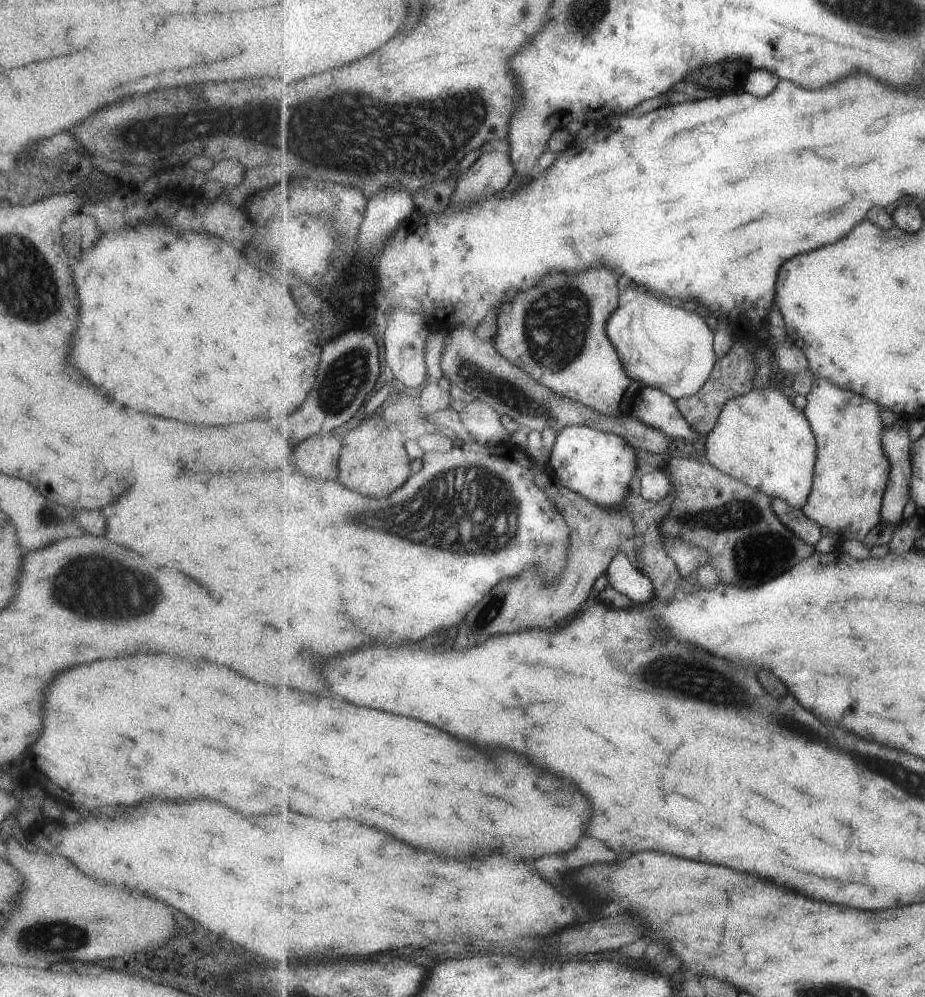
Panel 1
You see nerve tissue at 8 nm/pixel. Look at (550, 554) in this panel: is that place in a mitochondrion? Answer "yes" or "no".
no

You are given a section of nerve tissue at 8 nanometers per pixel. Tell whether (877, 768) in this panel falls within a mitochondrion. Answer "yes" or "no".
yes

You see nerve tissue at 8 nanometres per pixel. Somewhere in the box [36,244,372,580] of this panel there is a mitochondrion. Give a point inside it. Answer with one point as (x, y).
(49, 517)

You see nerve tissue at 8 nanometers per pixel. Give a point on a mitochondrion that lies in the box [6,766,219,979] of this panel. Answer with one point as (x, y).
(59, 936)

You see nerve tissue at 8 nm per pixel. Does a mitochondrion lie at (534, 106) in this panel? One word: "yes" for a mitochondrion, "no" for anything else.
no

